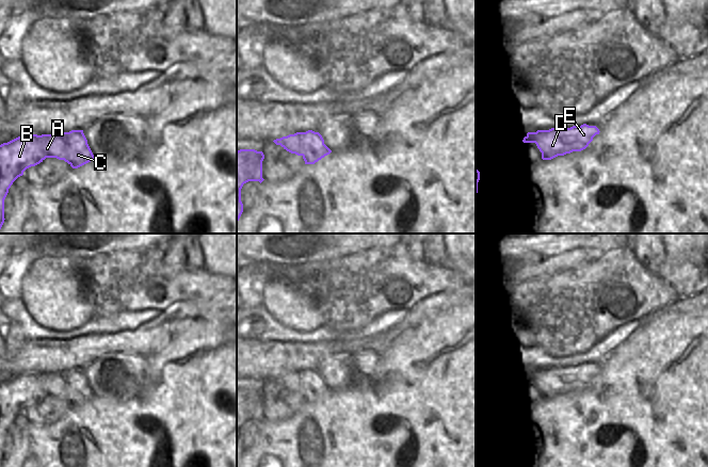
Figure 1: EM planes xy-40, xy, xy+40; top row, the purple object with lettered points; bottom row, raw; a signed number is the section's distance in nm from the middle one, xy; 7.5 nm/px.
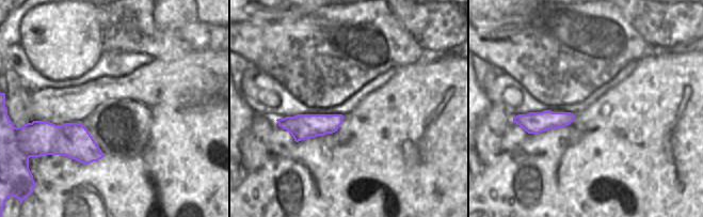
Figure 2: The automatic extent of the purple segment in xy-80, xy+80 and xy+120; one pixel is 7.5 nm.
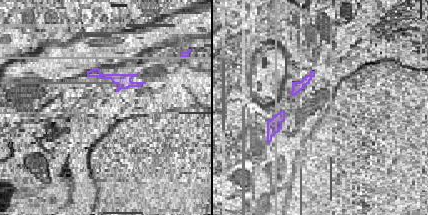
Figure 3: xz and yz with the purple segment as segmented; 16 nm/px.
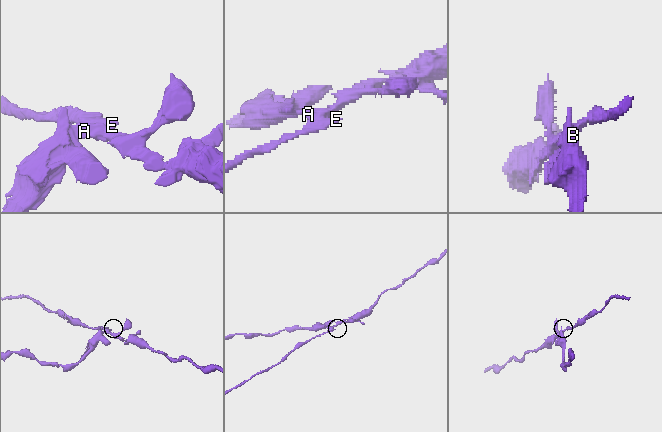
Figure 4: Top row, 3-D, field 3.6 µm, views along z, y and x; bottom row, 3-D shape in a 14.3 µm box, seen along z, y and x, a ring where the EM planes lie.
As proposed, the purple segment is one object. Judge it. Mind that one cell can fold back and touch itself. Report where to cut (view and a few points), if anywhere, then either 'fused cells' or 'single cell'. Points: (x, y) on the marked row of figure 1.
cut in xy-40 along (61, 134), (65, 144), (64, 160); fused cells

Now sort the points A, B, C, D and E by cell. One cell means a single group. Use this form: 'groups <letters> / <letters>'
groups A B / C D E

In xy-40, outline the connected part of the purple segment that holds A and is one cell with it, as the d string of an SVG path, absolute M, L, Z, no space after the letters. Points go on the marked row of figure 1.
M25 134L0 145L0 229L5 220L4 199L9 189L27 168L39 164L46 158L66 159L66 144L62 140L62 134Z

